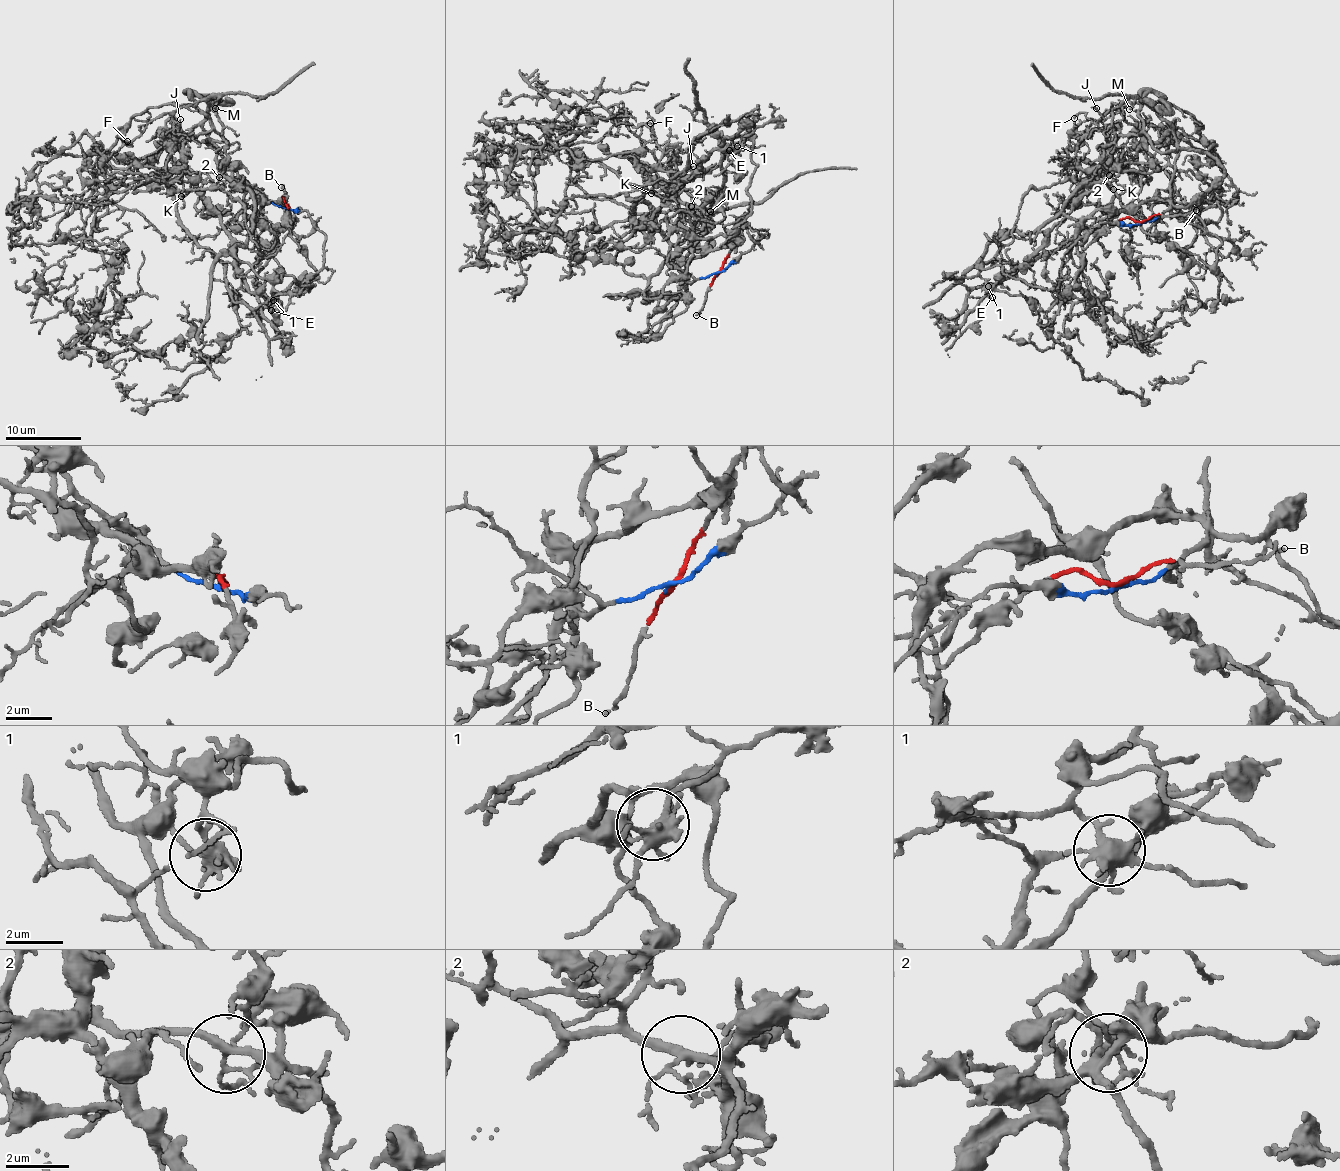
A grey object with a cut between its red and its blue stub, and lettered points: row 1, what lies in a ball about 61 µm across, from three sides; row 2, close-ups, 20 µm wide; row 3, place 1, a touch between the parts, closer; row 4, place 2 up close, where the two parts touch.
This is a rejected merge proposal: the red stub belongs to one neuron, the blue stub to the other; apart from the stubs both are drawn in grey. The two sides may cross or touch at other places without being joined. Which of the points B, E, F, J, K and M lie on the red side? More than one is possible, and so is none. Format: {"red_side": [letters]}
{"red_side": ["B", "E", "K"]}

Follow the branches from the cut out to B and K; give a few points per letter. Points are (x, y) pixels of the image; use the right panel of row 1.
B: (1141, 222), (1155, 214), (1177, 216), (1196, 210)
K: (1141, 222), (1115, 220), (1083, 249), (1063, 205), (1112, 168), (1106, 179), (1113, 189)

